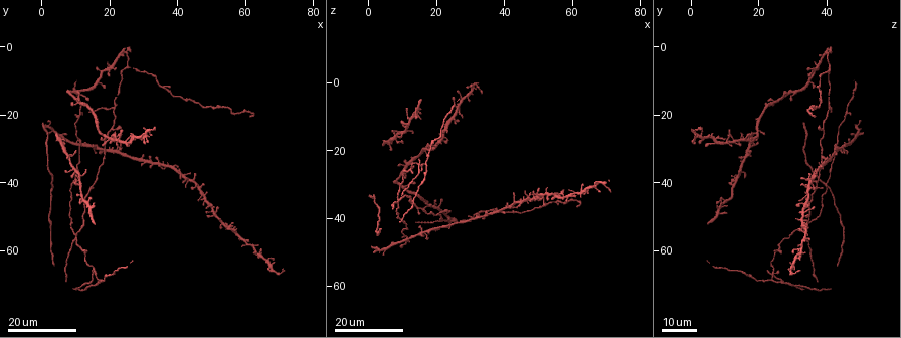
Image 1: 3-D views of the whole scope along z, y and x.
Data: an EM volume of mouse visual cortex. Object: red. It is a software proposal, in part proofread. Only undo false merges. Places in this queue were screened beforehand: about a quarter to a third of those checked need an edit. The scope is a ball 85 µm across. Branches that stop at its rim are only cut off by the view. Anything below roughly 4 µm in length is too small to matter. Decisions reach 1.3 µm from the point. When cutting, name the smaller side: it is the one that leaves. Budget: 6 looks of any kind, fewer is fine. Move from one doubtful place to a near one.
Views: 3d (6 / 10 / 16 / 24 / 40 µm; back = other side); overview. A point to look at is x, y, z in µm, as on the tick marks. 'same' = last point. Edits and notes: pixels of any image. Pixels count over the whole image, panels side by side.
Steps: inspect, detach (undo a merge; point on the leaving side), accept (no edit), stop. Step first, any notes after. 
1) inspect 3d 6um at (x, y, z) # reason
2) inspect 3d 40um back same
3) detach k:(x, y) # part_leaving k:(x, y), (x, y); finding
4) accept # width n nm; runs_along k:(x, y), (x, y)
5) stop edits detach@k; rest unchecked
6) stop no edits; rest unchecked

inspect 3d 16um at (12.5, 60.5, 25.5) # small branch off a trunk

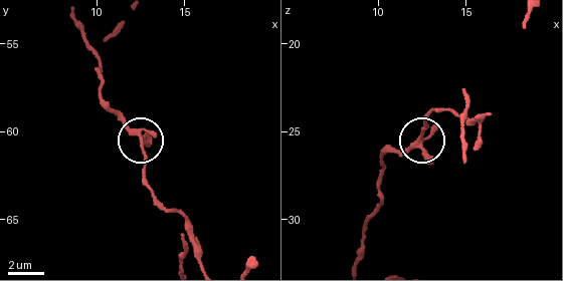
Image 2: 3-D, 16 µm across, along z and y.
inspect 3d 10um at (12.5, 60.4, 25.1) # closer look

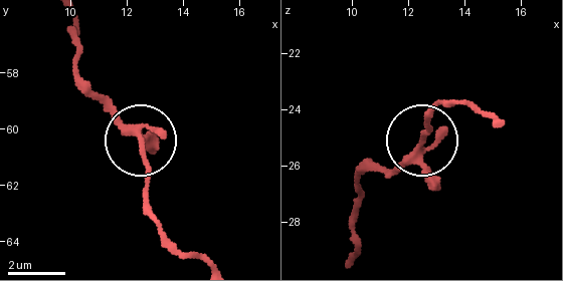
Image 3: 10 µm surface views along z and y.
accept # arms 4; continuous, no second neuron

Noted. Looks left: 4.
inspect 3d 24um at (15.5, 67.0, 24.5) # four or more arms meet

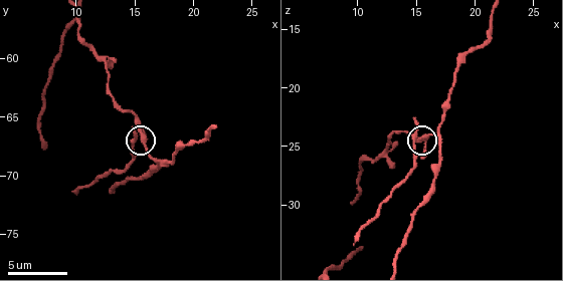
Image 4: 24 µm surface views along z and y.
inspect 3d 10um at (15.6, 66.6, 24.0)

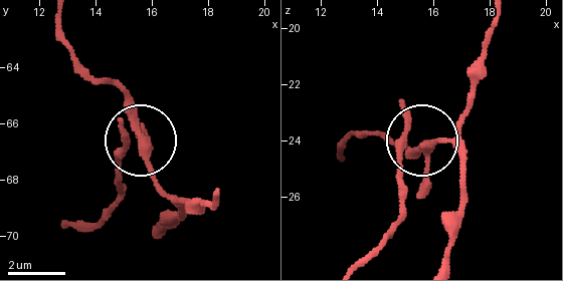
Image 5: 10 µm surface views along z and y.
accept # side_arm 14 um; runs_along 5:(61, 17), (63, 45), (119, 88), (139, 138), (115, 180); continuous, no second neuron

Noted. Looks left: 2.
inspect 3d 16um at (3.0, 41.0, 40.5)

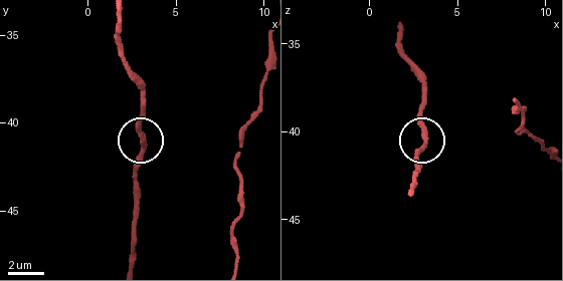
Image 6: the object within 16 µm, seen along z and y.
inspect 3d 6um at (3.1, 41.4, 40.6)

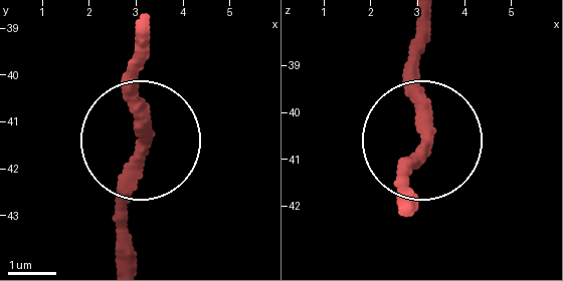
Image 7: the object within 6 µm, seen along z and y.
accept # width 290 nm; one neuron here

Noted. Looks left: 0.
stop no edits; rest unchecked

